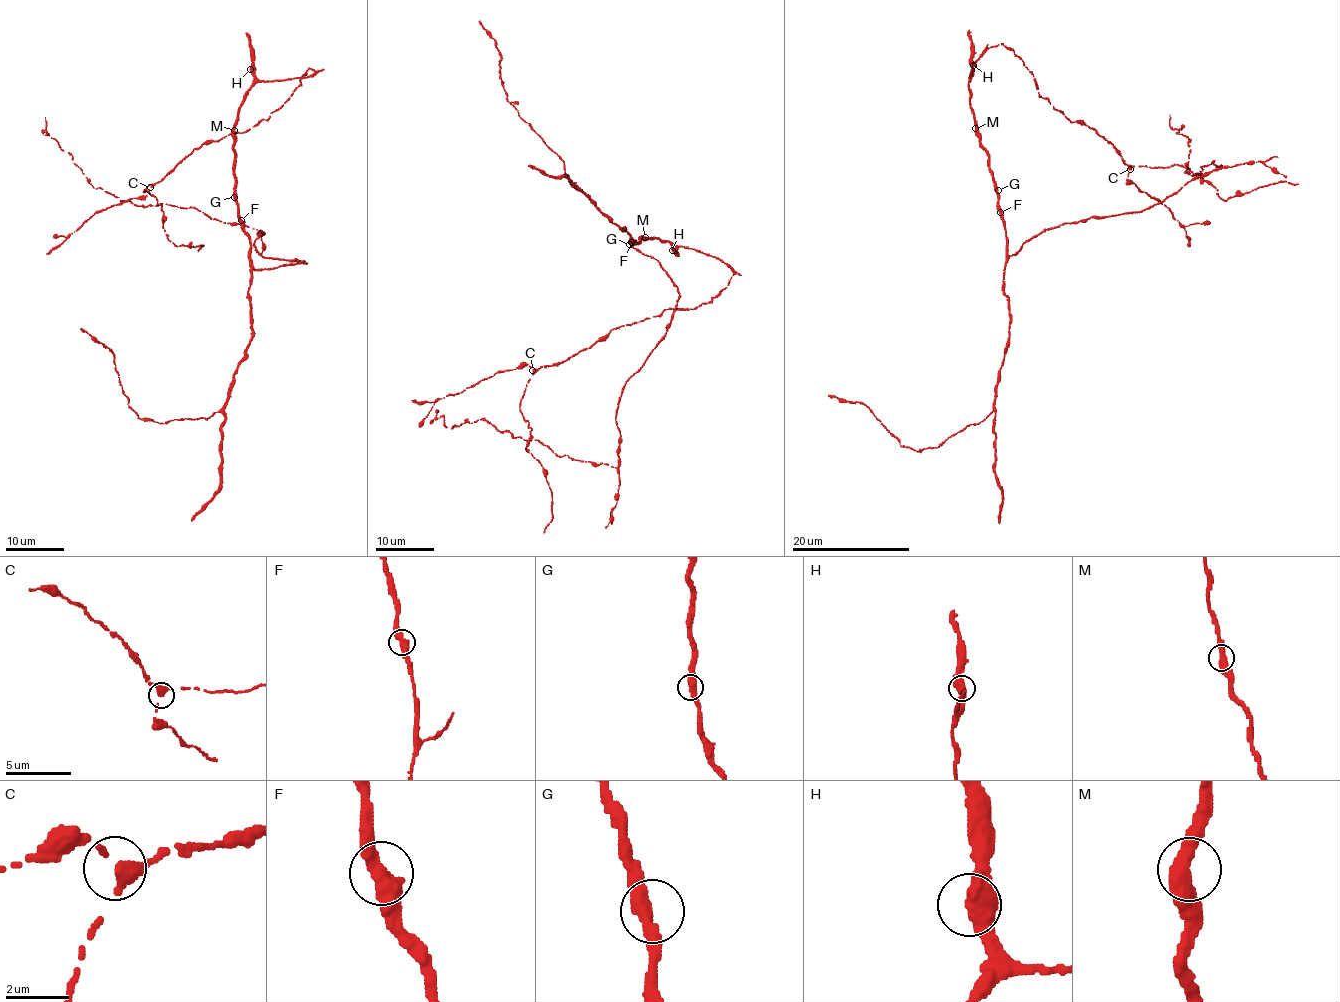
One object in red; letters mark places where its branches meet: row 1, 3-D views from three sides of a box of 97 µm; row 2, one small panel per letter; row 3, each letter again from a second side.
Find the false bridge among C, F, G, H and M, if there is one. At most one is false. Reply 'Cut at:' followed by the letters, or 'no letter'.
Cut at: no letter

